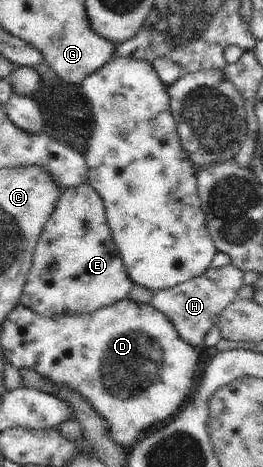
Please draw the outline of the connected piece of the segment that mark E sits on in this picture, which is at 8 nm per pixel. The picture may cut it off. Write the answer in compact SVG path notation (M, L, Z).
M89 182L64 190L35 246L20 304L51 319L89 315L127 298L134 284L113 241L101 195Z

